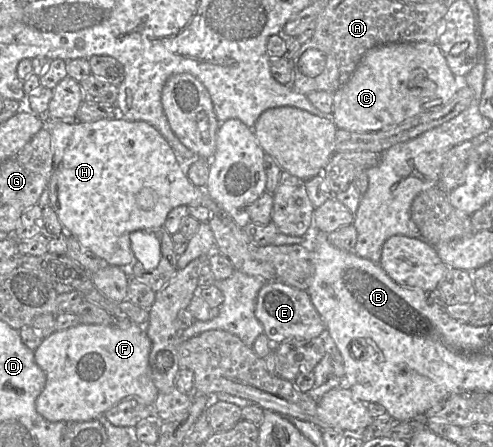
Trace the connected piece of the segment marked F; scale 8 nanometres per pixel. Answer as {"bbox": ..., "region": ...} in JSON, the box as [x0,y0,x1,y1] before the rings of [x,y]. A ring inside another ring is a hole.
{"bbox":[34,323,159,422],"region":[[[132,323],[127,329],[113,325],[83,324],[55,331],[44,338],[34,351],[34,359],[46,374],[44,389],[35,402],[36,411],[50,422],[84,422],[96,420],[100,415],[123,400],[134,399],[154,404],[159,394],[149,367],[152,343],[143,326]]]}

